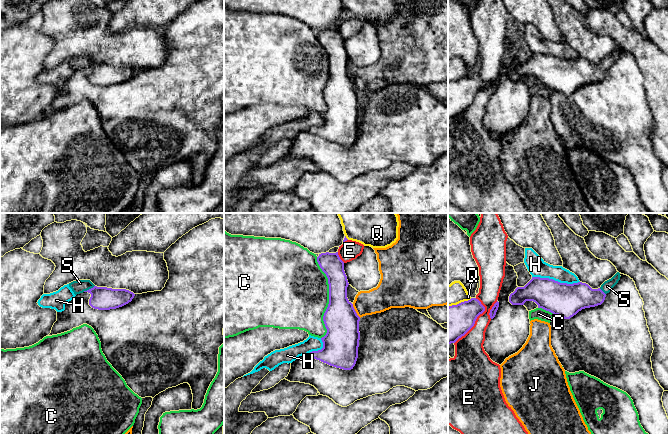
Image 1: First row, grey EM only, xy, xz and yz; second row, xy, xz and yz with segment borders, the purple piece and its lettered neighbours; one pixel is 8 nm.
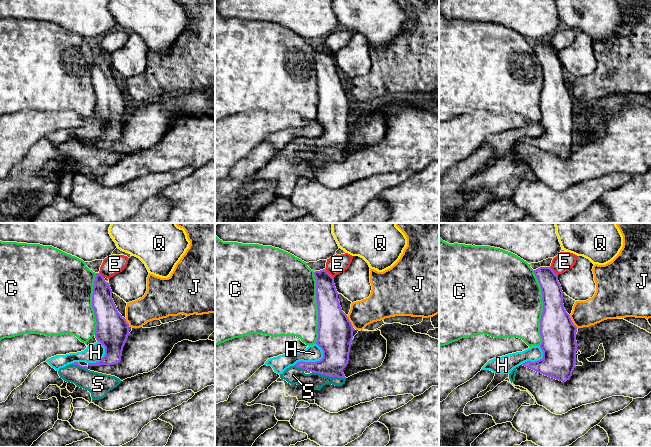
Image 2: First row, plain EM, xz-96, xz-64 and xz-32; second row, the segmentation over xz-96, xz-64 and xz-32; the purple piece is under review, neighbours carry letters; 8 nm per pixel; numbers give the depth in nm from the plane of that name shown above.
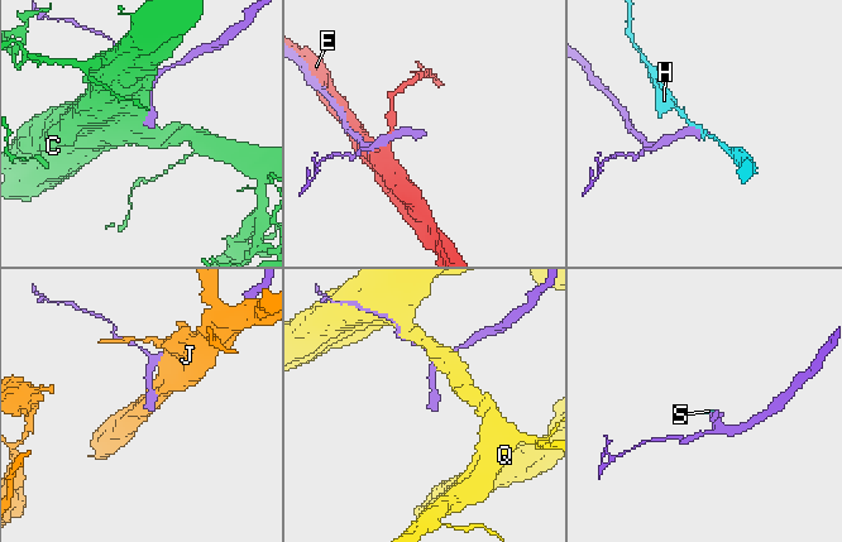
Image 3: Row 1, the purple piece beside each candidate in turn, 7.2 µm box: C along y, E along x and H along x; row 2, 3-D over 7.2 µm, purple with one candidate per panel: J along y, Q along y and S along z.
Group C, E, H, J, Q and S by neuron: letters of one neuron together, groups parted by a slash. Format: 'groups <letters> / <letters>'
groups C / E / H / J / Q / S

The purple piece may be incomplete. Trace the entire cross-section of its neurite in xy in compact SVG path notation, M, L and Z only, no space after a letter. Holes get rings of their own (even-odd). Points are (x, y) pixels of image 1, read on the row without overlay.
M78 56L69 59L75 71L88 68L91 70L89 81L98 86L110 86L122 83L132 77L135 70L126 65L97 63L90 56Z

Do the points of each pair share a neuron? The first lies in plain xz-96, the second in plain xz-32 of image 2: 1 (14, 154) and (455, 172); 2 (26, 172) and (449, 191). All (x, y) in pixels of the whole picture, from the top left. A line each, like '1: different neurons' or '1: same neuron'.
1: different neurons
2: same neuron

